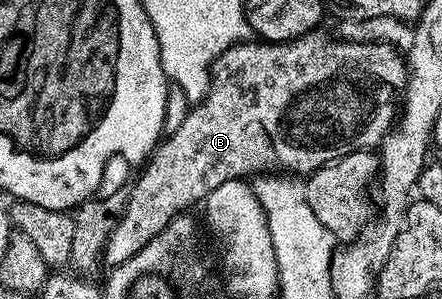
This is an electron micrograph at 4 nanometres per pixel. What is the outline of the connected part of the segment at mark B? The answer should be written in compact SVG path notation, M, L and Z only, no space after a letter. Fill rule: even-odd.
M316 29L307 35L290 39L284 43L244 41L225 49L225 53L221 53L221 57L217 57L215 64L211 66L211 87L208 89L206 97L194 104L190 108L191 112L180 121L179 128L171 136L168 134L156 146L146 160L139 180L130 184L131 192L128 204L125 205L124 215L116 223L107 247L103 250L104 264L108 268L120 267L122 263L129 261L129 257L141 253L141 249L145 249L145 245L149 245L149 241L153 241L153 237L157 237L157 233L161 233L161 229L165 229L165 225L169 225L169 221L173 221L178 215L190 212L194 203L202 204L207 195L213 193L213 189L217 189L217 185L225 185L225 181L255 177L260 173L286 173L292 177L306 177L312 171L324 167L326 163L333 163L336 159L345 157L349 153L378 148L388 131L392 130L397 119L397 112L401 107L401 92L406 88L408 72L404 56L389 43L358 43L352 39L334 38L330 39L323 29Z

